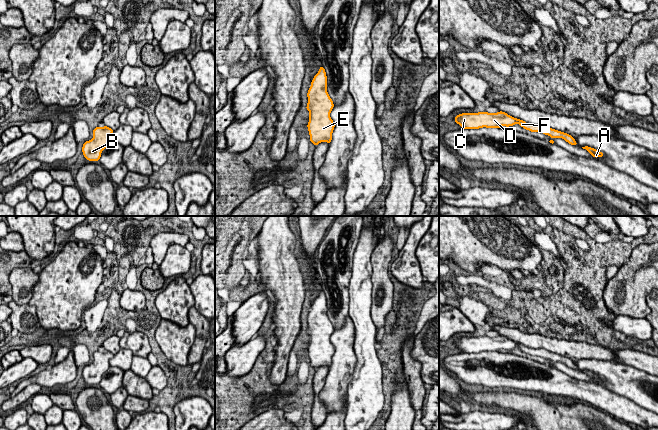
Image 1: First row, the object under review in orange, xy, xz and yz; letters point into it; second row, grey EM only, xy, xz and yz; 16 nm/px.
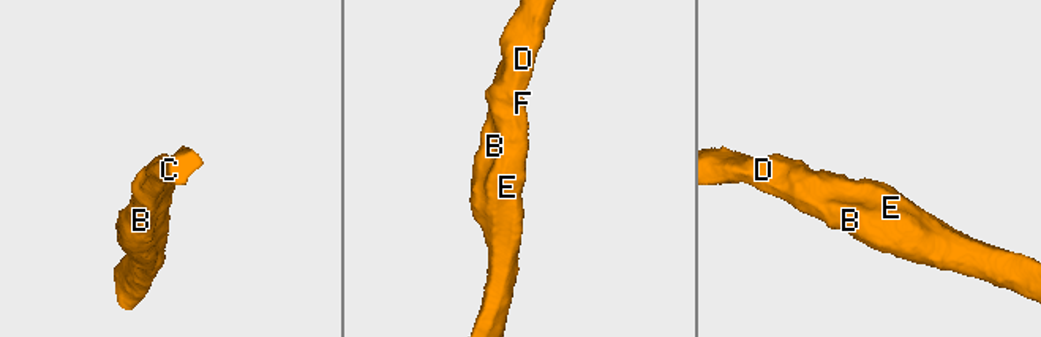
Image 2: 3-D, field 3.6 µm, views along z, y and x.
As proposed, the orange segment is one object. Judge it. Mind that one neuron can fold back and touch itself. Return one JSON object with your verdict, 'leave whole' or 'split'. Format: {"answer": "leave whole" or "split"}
{"answer": "leave whole"}

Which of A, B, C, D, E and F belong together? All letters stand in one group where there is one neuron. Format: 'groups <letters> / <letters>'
groups A B C D E F

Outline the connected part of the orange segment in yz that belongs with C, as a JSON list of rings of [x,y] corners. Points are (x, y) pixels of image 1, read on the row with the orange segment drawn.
[[[478,112],[462,113],[455,116],[455,123],[459,124],[462,129],[479,129],[479,128],[499,128],[501,126],[513,126],[518,123],[521,127],[531,132],[543,133],[553,138],[562,138],[571,145],[578,145],[575,139],[567,133],[552,129],[545,125],[534,125],[526,123],[523,120],[514,118],[505,112],[497,113]]]

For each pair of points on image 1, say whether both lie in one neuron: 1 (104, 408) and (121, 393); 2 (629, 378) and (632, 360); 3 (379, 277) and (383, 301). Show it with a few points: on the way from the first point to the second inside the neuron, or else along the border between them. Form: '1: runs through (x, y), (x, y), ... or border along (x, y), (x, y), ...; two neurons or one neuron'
1: border along (109, 402), (112, 406); two neurons
2: border along (615, 361), (632, 365), (647, 373); two neurons
3: runs through (382, 283), (383, 295); one neuron

